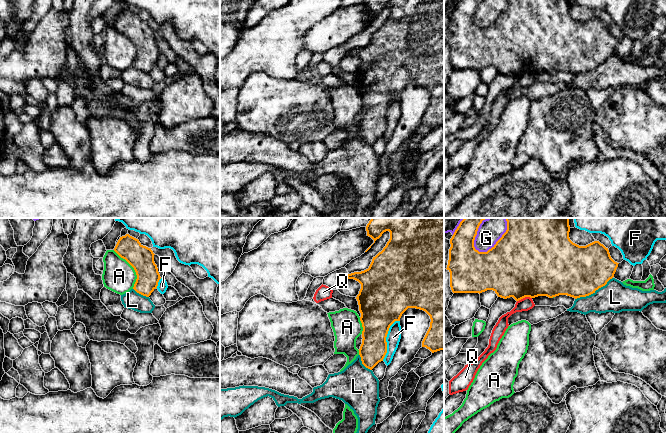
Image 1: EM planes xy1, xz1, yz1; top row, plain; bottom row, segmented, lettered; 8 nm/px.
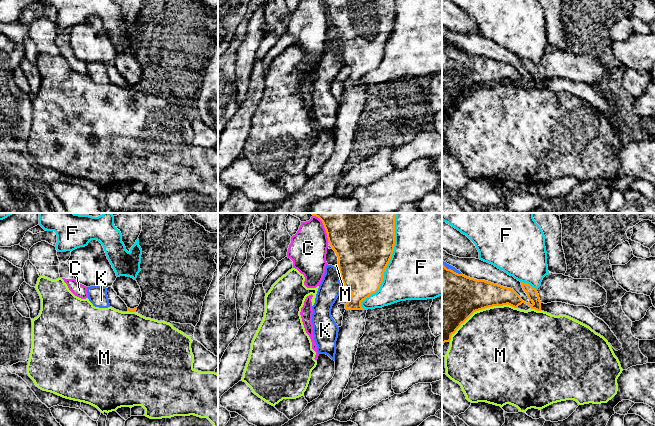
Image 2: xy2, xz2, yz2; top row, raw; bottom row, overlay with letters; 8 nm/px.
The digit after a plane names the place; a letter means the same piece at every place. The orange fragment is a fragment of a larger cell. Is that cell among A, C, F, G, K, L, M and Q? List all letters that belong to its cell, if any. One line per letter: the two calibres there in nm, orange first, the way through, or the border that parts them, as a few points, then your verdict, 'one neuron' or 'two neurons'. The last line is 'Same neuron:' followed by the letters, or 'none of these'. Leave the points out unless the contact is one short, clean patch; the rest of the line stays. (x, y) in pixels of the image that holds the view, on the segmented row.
A: 200 nm thick on the orange side, 260 nm on the other; two neurons
C: 500 nm thick on the orange side, 300 nm on the other; two neurons
F: 480 nm thick on the orange side, 480 nm on the other; two neurons
G: 500 nm thick on the orange side, 190 nm on the other; two neurons
K: 420 nm thick on the orange side, 180 nm on the other; two neurons
L: 420 nm thick on the orange side, 240 nm on the other; two neurons
M: 420 nm thick on the orange side, 500 nm on the other; two neurons
Q: 500 nm thick on the orange side, 110 nm on the other; two neurons
Same neuron: none of these

